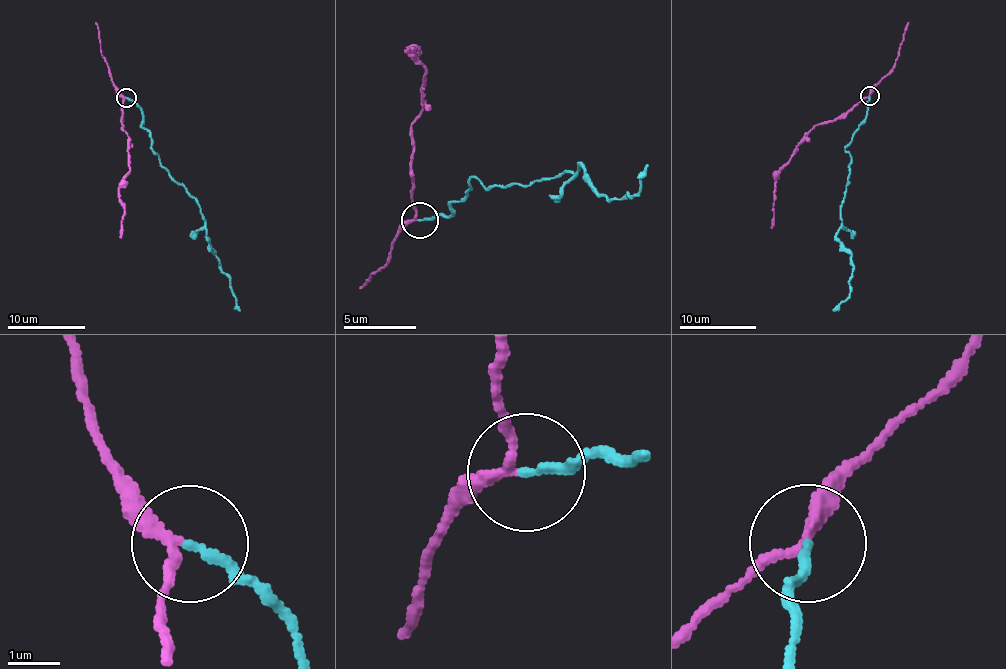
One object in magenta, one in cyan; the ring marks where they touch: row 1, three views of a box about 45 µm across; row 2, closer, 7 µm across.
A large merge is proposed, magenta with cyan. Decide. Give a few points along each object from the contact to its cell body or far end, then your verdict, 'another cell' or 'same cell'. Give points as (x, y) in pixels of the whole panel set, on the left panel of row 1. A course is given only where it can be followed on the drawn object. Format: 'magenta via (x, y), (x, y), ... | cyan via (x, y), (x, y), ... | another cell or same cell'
magenta via (125, 98), (122, 128), (128, 136), (129, 173), (119, 189), (123, 214), (120, 237) | cyan via (125, 98), (143, 115), (141, 125), (163, 167), (200, 208), (206, 239), (239, 311) | another cell

